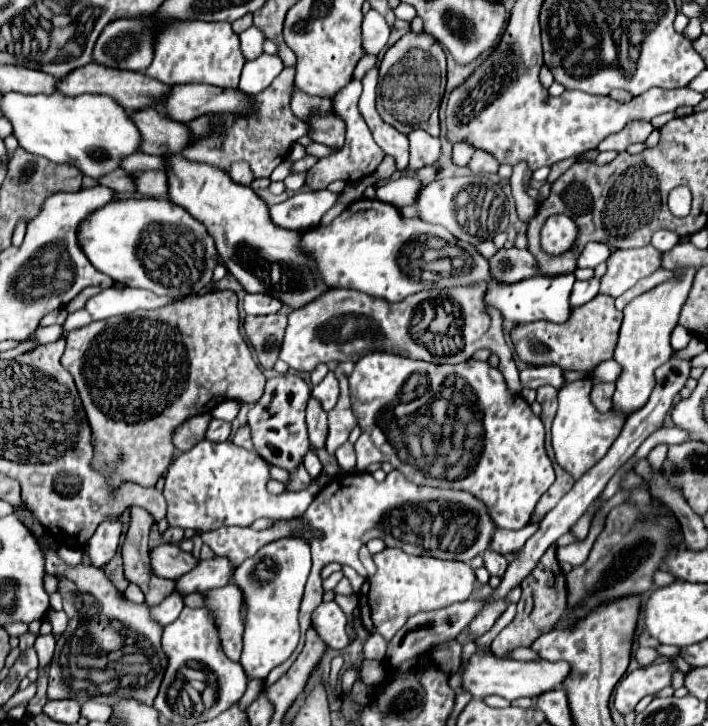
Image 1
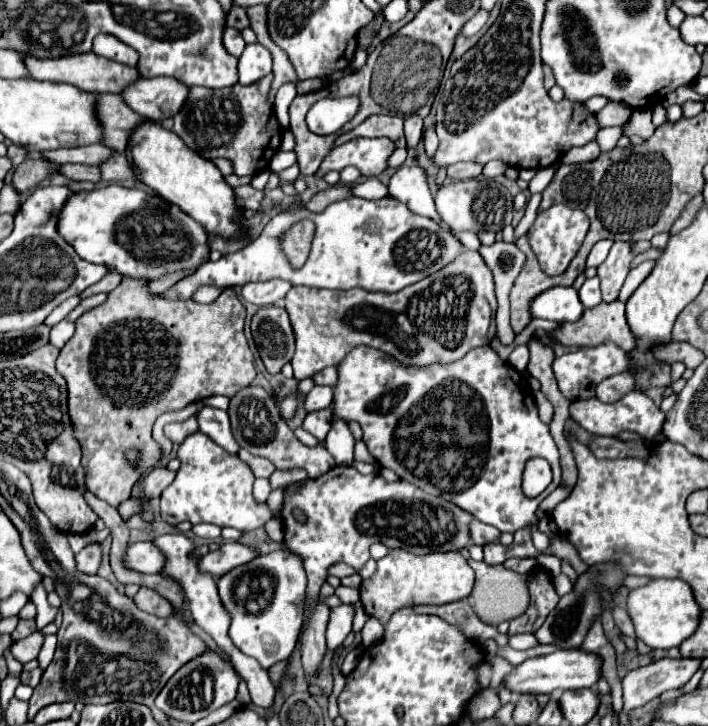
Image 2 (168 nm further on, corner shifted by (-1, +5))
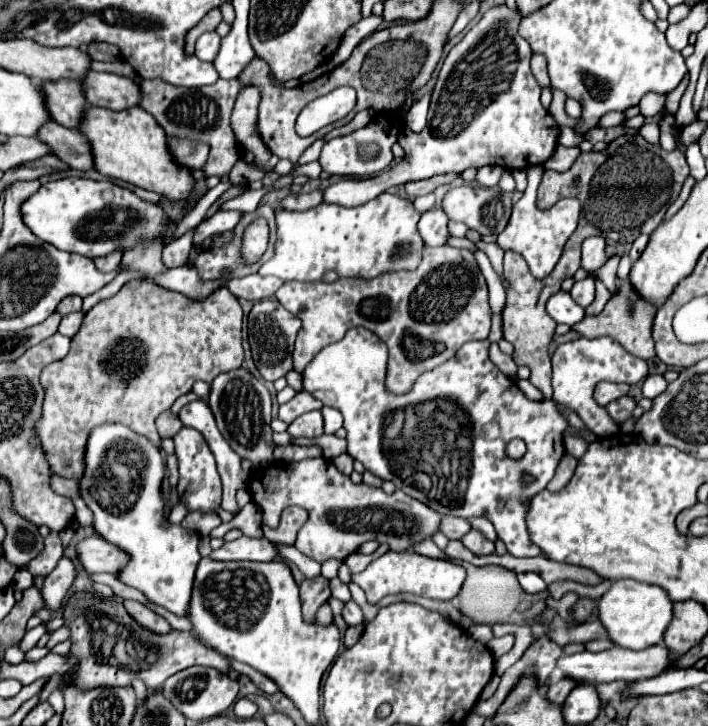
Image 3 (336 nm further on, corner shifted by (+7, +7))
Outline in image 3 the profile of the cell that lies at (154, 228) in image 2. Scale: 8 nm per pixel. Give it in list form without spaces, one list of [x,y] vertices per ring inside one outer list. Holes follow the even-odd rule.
[[[65,177],[43,183],[31,199],[25,199],[21,215],[23,223],[41,241],[89,259],[105,257],[119,247],[127,251],[139,239],[155,239],[163,235],[165,241],[175,229],[175,221],[171,221],[159,205],[139,199],[129,189],[111,181],[93,181],[83,177]]]

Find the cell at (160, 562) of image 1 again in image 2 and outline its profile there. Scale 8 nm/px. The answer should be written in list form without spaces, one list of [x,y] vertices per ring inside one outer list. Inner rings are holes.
[[[151,541],[133,543],[127,549],[127,565],[141,573],[161,573],[163,561],[167,561],[167,559],[163,555],[159,555],[159,549],[155,549],[155,545]]]

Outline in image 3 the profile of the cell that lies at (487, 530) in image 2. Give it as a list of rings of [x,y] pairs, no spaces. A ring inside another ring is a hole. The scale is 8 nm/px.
[[[441,517],[441,523],[439,523],[439,531],[447,539],[461,539],[469,529],[471,525],[461,517]]]

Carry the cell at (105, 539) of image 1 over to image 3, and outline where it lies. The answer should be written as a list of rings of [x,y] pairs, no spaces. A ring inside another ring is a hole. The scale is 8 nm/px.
[[[61,557],[61,561],[59,561],[57,567],[45,577],[43,587],[41,587],[43,601],[47,603],[45,609],[49,609],[49,611],[53,611],[53,613],[61,609],[61,605],[63,605],[63,597],[65,597],[67,589],[71,587],[73,579],[75,579],[75,567],[73,567],[73,561]]]

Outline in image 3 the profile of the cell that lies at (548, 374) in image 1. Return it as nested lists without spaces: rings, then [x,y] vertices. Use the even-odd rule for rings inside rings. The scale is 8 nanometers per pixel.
[[[579,337],[575,341],[563,343],[551,355],[551,365],[553,365],[553,399],[571,407],[581,417],[585,427],[591,429],[601,439],[617,435],[619,425],[607,415],[607,409],[595,403],[593,399],[595,385],[599,381],[619,381],[633,385],[647,377],[647,361],[631,355],[611,337],[597,337],[597,339]]]

